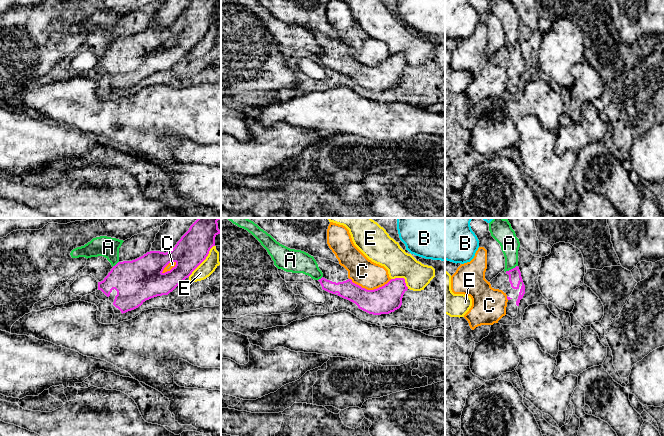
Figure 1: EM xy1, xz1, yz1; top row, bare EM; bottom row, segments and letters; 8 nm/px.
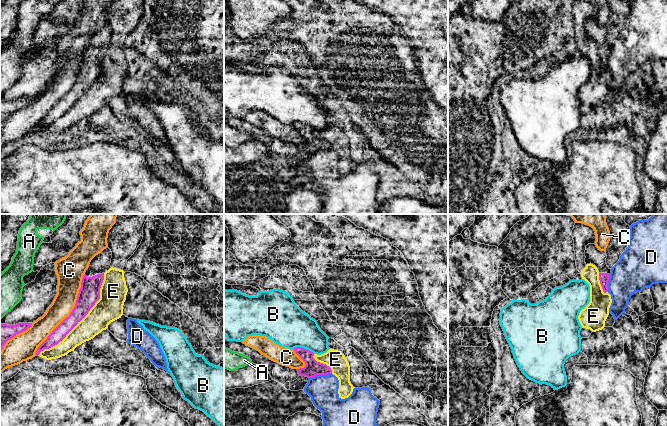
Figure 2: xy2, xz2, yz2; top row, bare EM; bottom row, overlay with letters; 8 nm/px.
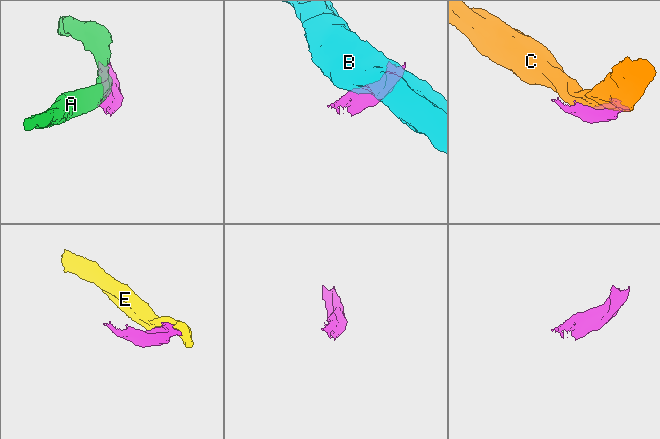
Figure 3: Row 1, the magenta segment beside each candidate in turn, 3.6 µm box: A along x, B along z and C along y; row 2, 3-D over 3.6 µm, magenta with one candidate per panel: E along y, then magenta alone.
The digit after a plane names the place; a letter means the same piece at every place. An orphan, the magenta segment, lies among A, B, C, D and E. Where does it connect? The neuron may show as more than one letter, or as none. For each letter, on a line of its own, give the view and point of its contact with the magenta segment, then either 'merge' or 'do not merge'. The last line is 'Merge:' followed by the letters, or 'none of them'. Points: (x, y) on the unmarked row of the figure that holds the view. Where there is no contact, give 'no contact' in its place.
A: meets magenta in yz1 at (511, 45); do not merge
B: meets magenta in xz2 at (303, 124); do not merge
C: meets magenta in xy2 at (70, 90); do not merge
D: meets magenta in xz2 at (320, 150); do not merge
E: meets magenta in xy2 at (82, 94); do not merge
Merge: none of them

